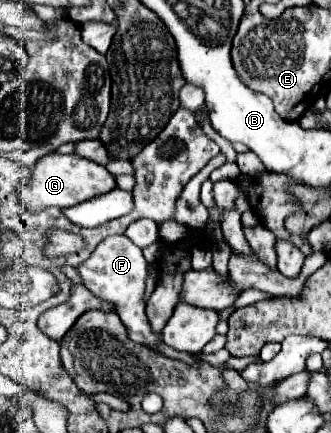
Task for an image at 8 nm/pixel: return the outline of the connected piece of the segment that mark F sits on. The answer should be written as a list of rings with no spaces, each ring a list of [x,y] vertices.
[[[108,236],[102,240],[96,250],[90,254],[86,262],[78,266],[82,284],[102,302],[108,302],[116,308],[122,324],[128,328],[130,340],[138,344],[146,344],[148,348],[156,348],[160,336],[150,332],[148,318],[144,314],[144,288],[148,278],[148,262],[142,256],[142,250],[128,236]]]

